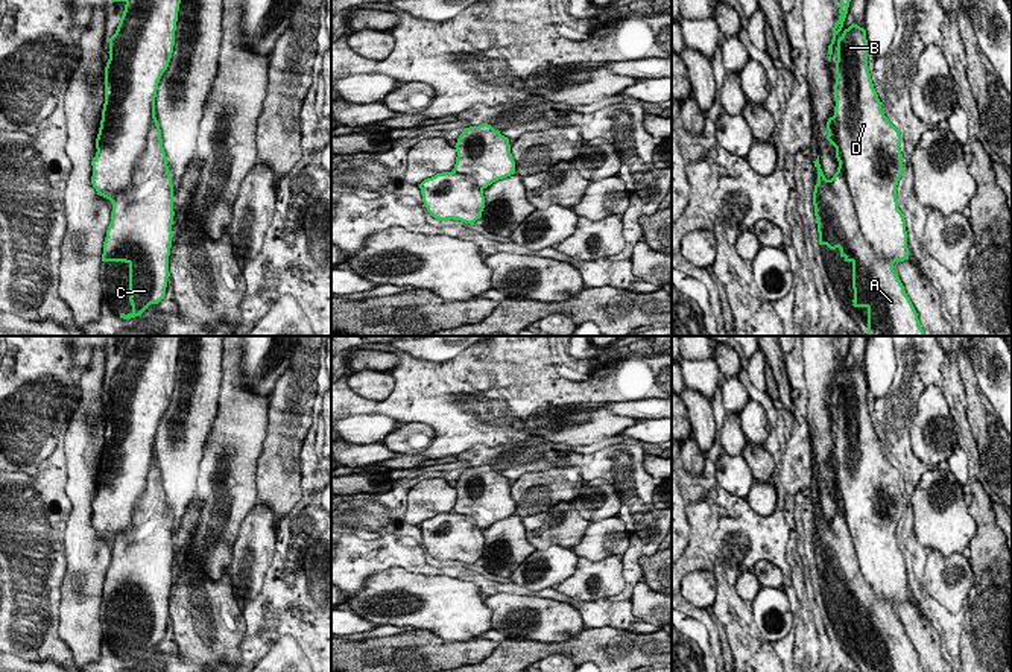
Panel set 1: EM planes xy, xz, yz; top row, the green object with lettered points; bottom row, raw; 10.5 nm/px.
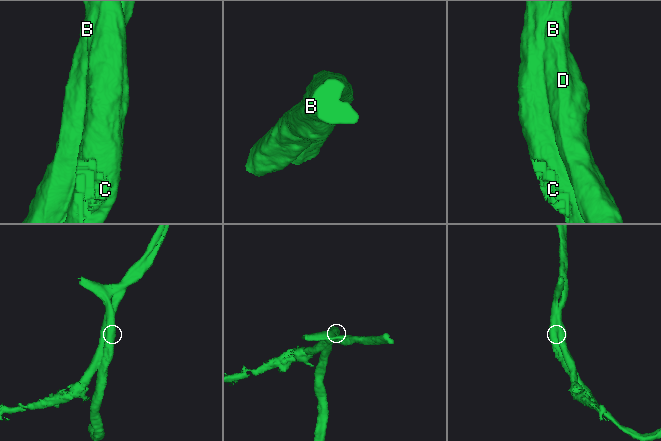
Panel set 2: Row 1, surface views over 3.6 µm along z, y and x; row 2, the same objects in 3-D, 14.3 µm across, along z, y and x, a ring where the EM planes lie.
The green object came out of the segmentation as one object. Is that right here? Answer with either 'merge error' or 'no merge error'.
merge error

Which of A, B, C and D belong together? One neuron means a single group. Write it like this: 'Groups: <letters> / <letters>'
Groups: A C / B D

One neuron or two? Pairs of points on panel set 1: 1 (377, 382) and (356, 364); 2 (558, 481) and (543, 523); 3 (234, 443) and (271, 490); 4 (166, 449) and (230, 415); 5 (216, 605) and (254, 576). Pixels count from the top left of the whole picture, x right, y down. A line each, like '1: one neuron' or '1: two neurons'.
1: two neurons
2: two neurons
3: two neurons
4: two neurons
5: two neurons

